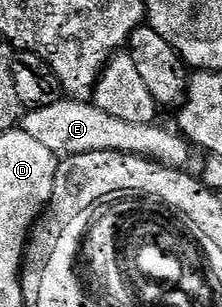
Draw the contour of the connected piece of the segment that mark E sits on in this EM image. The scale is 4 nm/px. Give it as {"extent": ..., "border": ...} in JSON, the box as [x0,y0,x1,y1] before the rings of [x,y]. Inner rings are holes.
{"extent":[19,97,195,168],"border":[[[68,97],[55,101],[55,105],[26,110],[19,120],[19,130],[27,133],[27,137],[35,137],[35,141],[47,145],[47,149],[51,149],[58,157],[118,151],[124,155],[139,155],[170,167],[184,168],[184,163],[195,154],[193,144],[176,130],[168,131],[165,127],[157,126],[156,122],[135,125],[135,121],[119,121],[119,117],[103,113],[96,102]]]}

